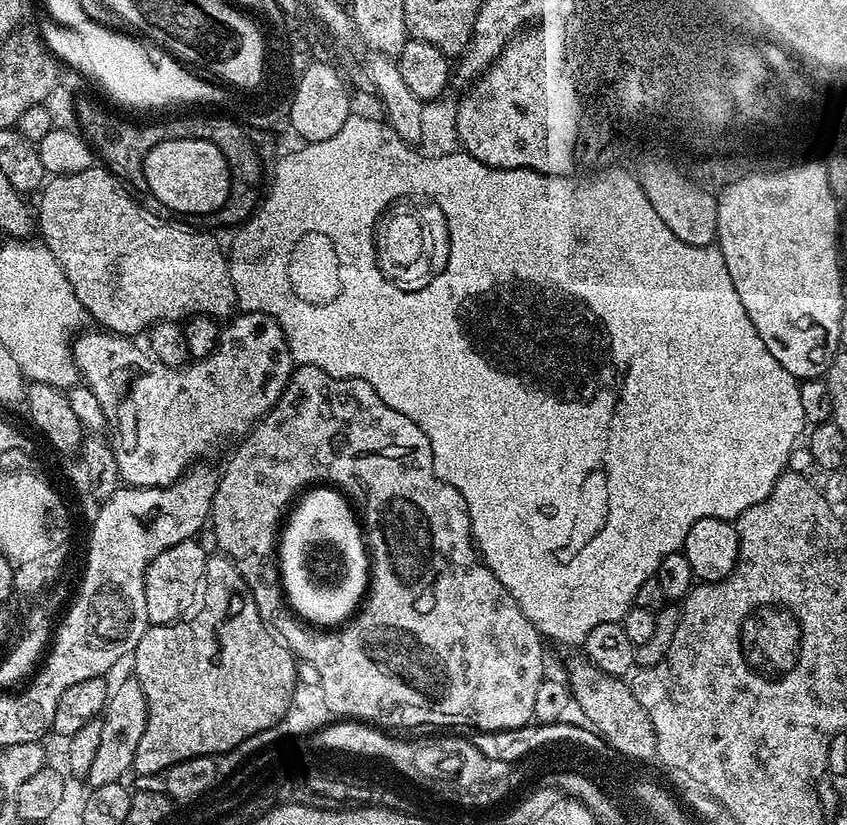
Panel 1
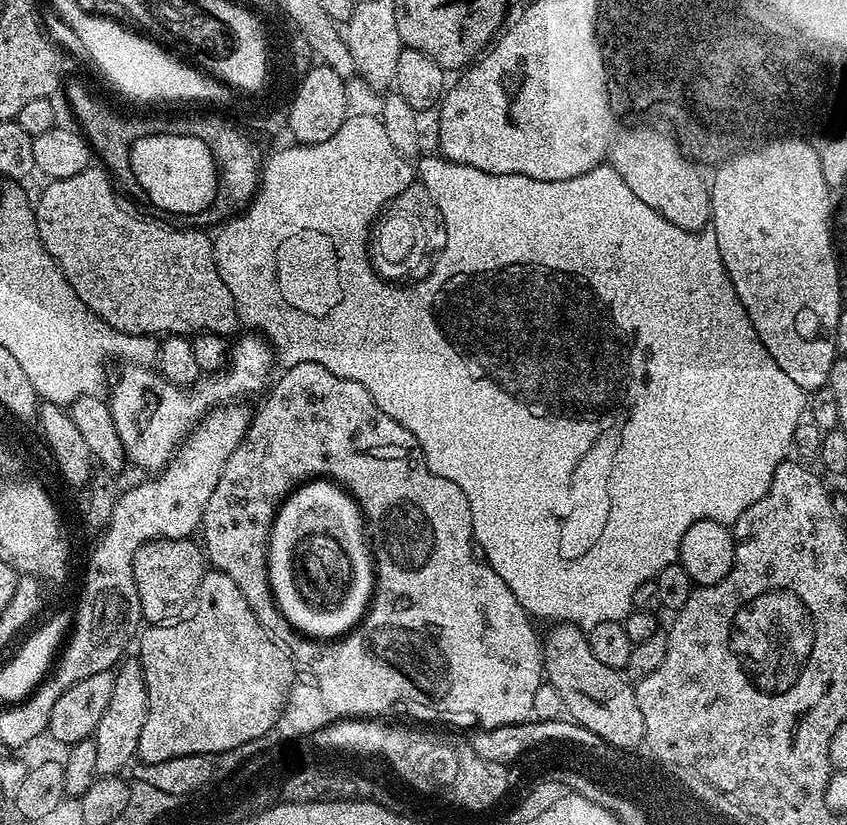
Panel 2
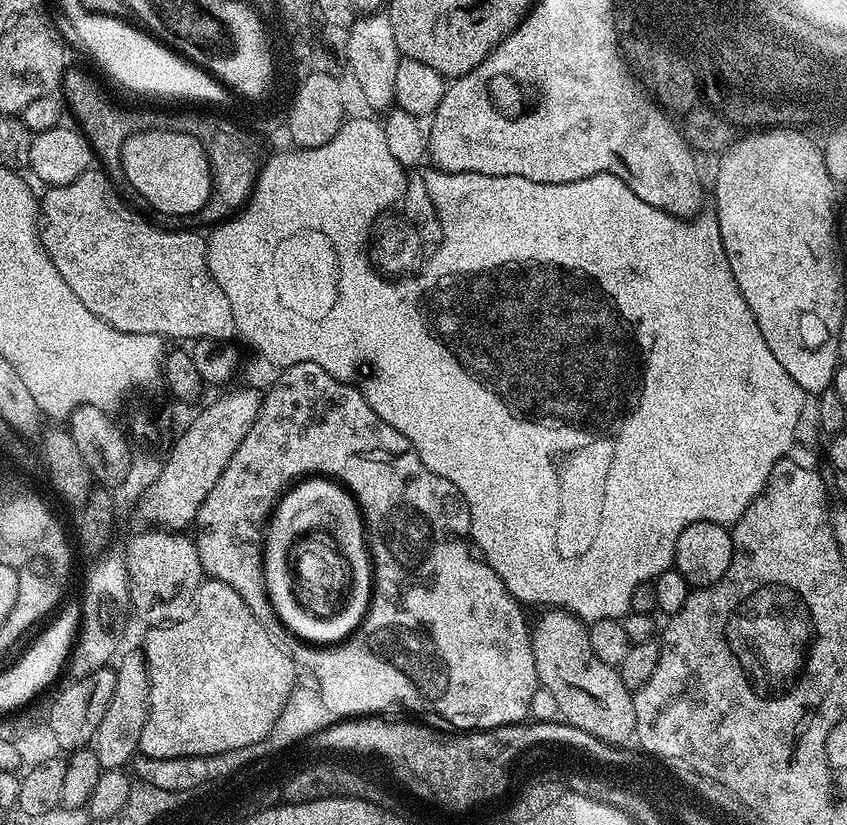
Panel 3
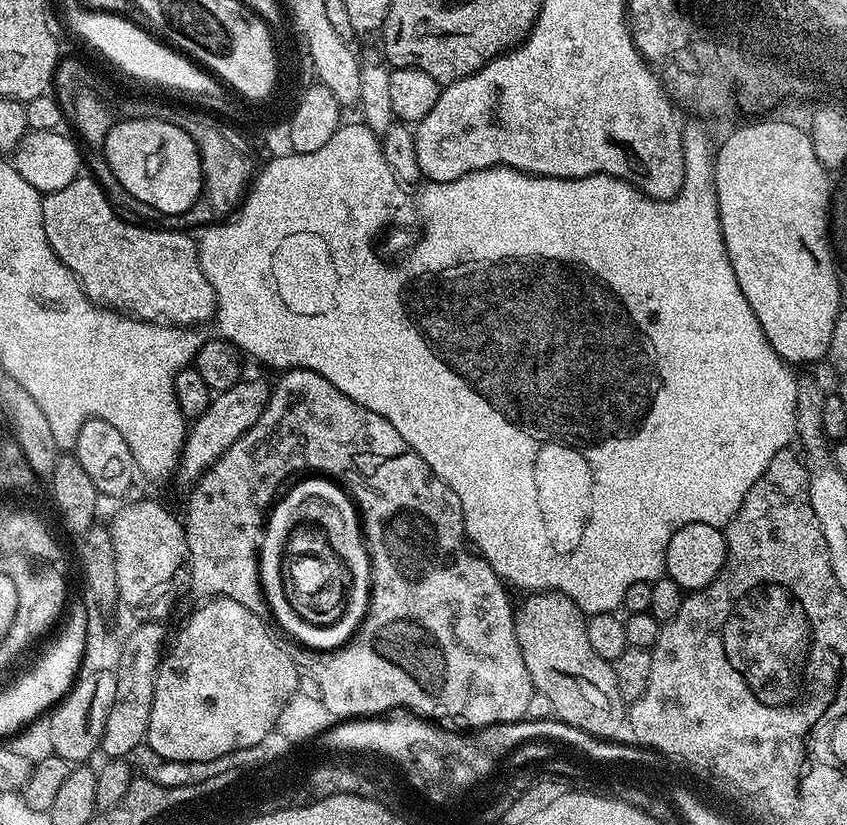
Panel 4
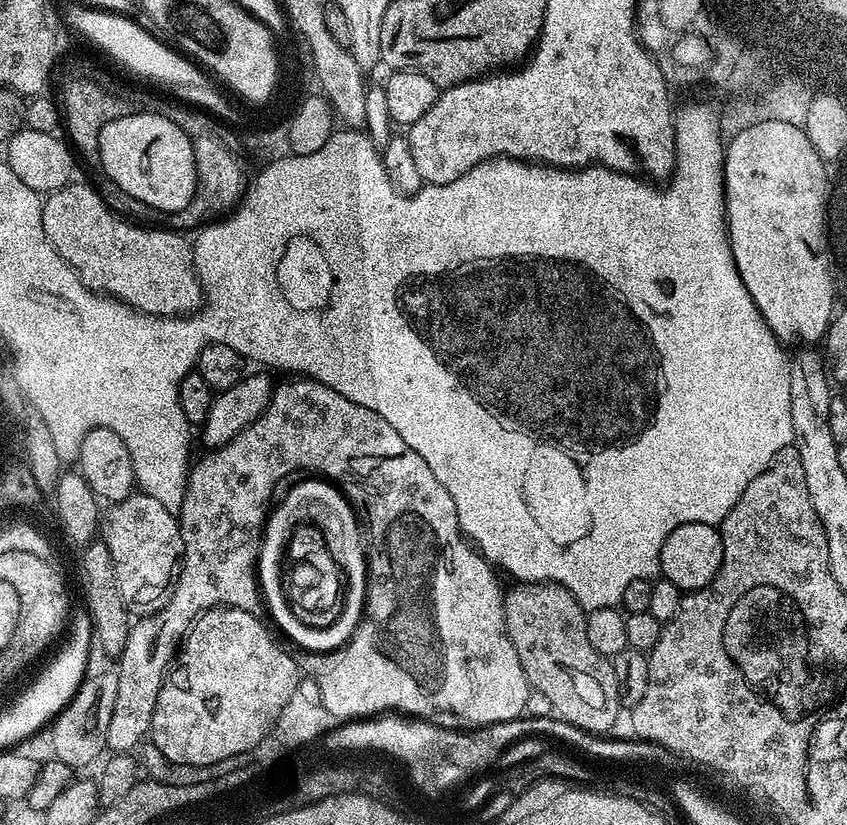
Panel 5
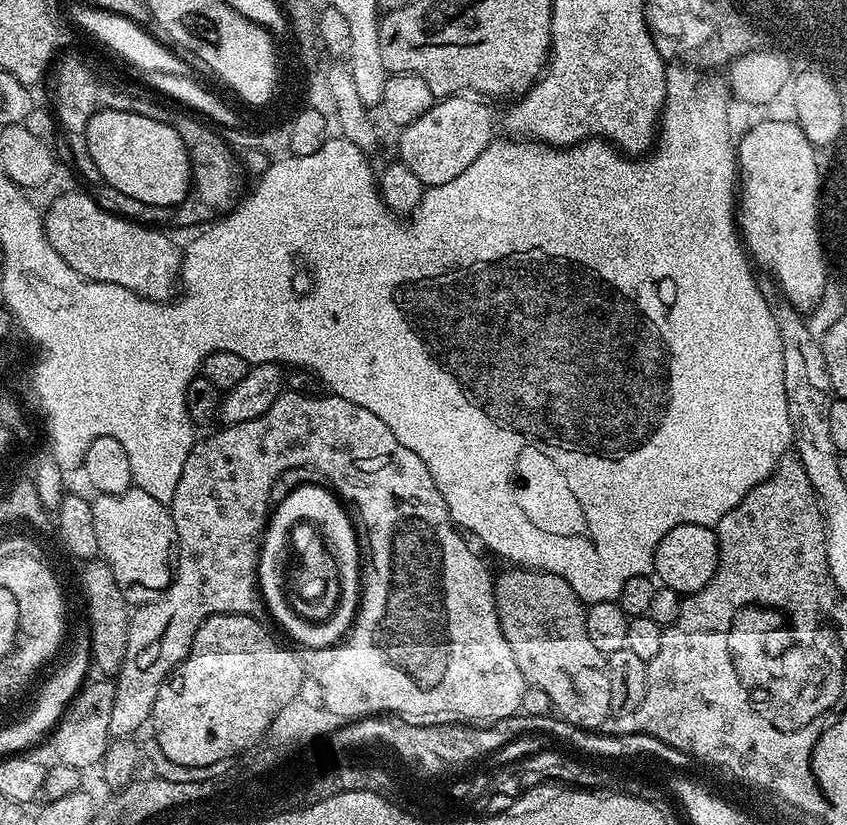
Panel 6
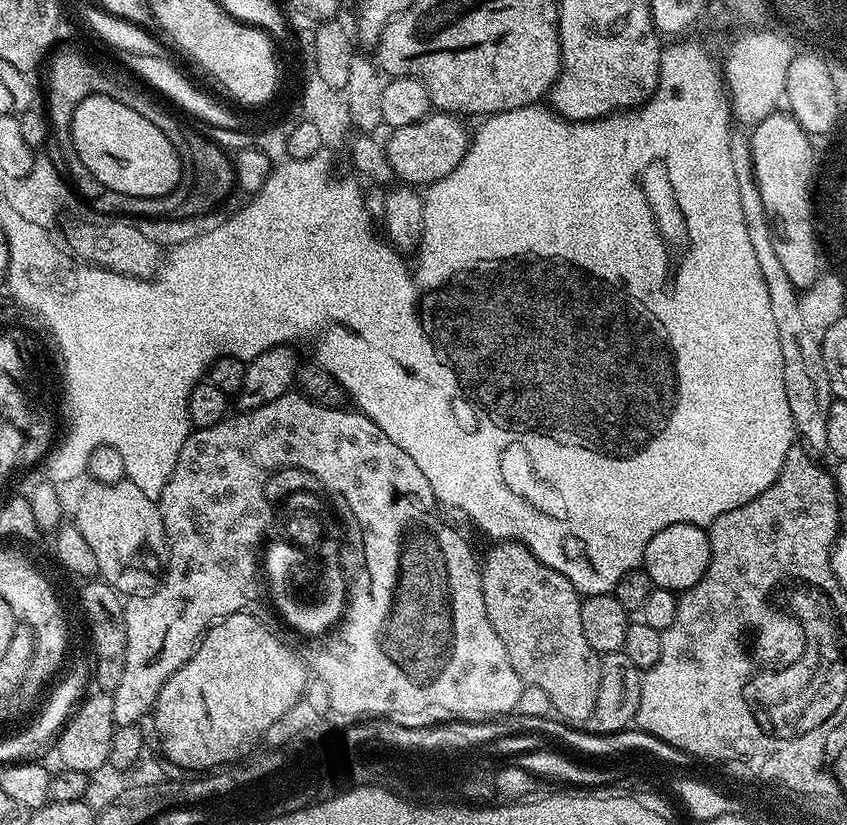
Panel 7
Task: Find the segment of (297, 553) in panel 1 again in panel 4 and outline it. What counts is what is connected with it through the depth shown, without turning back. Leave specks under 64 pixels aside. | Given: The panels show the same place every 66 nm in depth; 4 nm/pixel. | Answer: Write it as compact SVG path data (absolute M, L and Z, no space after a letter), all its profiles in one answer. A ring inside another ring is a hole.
M316 478L320 480L303 480L297 483L296 487L290 490L290 494L279 497L271 509L271 519L276 519L276 524L282 534L276 536L269 535L266 542L260 545L260 583L264 590L264 595L268 597L268 606L271 615L276 619L290 635L296 640L301 640L304 644L309 644L312 648L324 648L323 650L335 650L341 644L348 643L352 638L352 633L360 626L365 612L368 610L368 597L370 595L370 568L367 563L359 564L352 562L348 568L354 574L356 582L356 592L352 592L352 602L342 618L342 622L336 628L330 628L328 634L322 630L314 630L306 624L302 624L290 608L278 608L278 554L288 550L290 538L285 538L283 534L308 534L308 536L334 536L332 528L334 526L344 526L348 519L354 516L354 504L347 492L340 487L339 483L328 478Z

